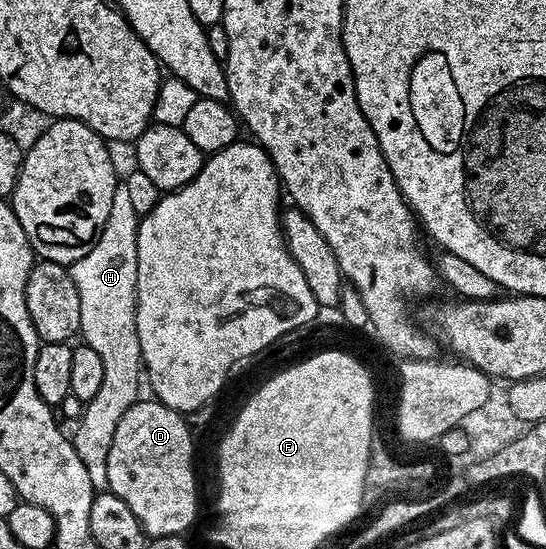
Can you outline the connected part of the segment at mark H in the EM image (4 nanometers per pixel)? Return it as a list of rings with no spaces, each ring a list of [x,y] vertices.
[[[123,186],[116,187],[115,193],[113,194],[113,207],[109,209],[109,219],[106,220],[105,226],[101,230],[101,234],[97,238],[97,242],[93,246],[93,250],[89,250],[89,254],[85,254],[85,258],[81,258],[77,262],[73,262],[69,265],[69,271],[71,277],[73,278],[73,282],[77,286],[77,294],[81,294],[81,326],[79,327],[79,336],[81,337],[82,343],[88,344],[89,346],[93,346],[93,350],[97,355],[101,357],[101,363],[105,365],[101,370],[101,386],[97,389],[97,394],[92,398],[92,400],[86,401],[85,407],[87,408],[83,412],[83,424],[79,424],[75,428],[75,432],[73,431],[73,443],[75,445],[75,449],[77,450],[77,458],[81,458],[81,462],[85,465],[85,470],[89,474],[89,482],[93,482],[93,486],[95,487],[96,493],[108,491],[107,487],[107,475],[109,474],[109,446],[113,446],[113,434],[117,431],[117,422],[121,422],[121,418],[125,415],[125,410],[129,410],[129,406],[133,406],[136,400],[140,399],[141,392],[139,392],[139,380],[141,384],[141,377],[144,375],[145,369],[143,366],[143,355],[141,354],[141,342],[137,338],[137,322],[135,321],[135,287],[137,286],[137,234],[139,233],[139,222],[141,219],[141,212],[138,212],[135,209],[135,200],[131,197],[131,192],[127,188],[123,188]]]

